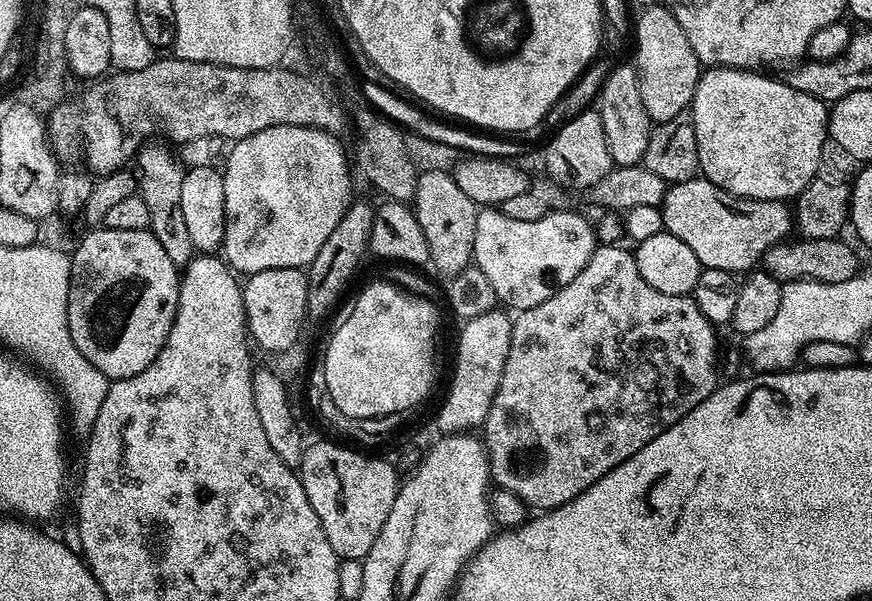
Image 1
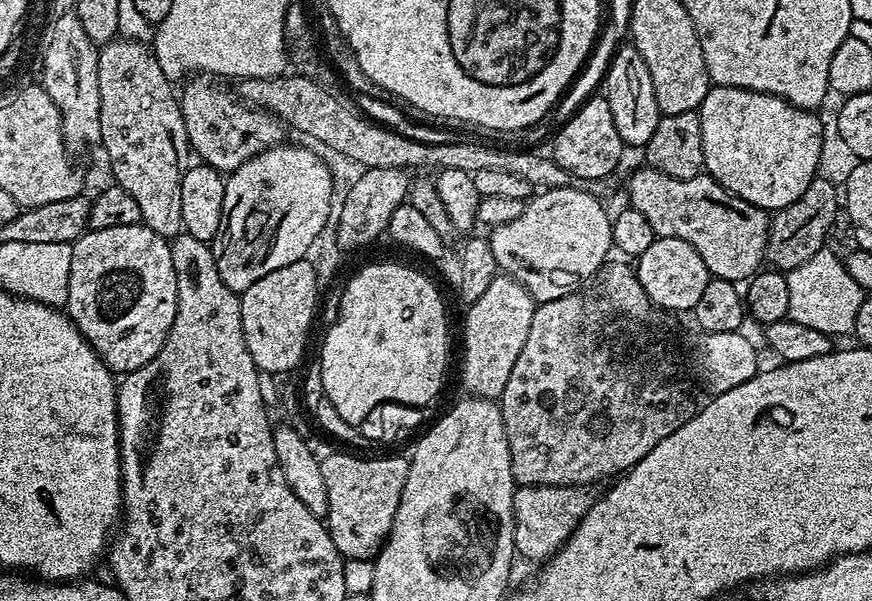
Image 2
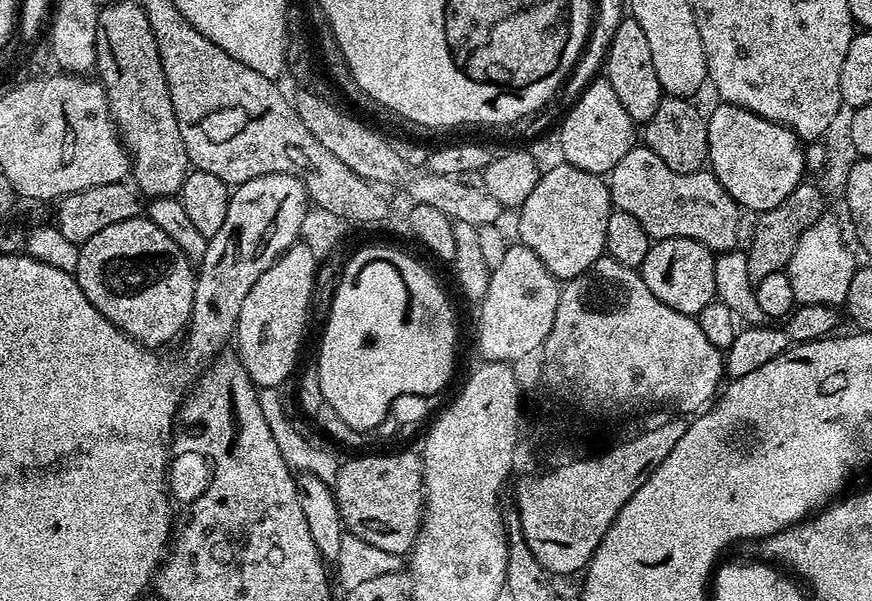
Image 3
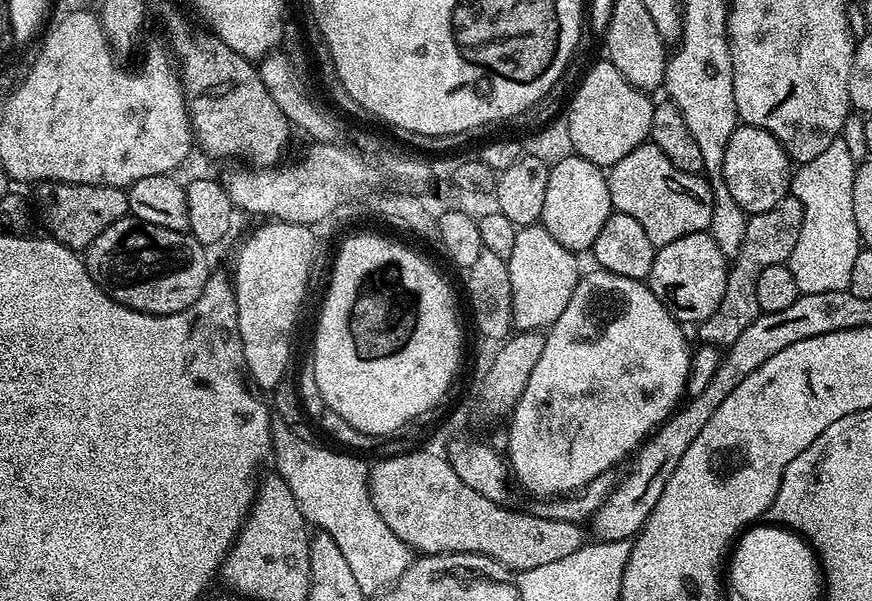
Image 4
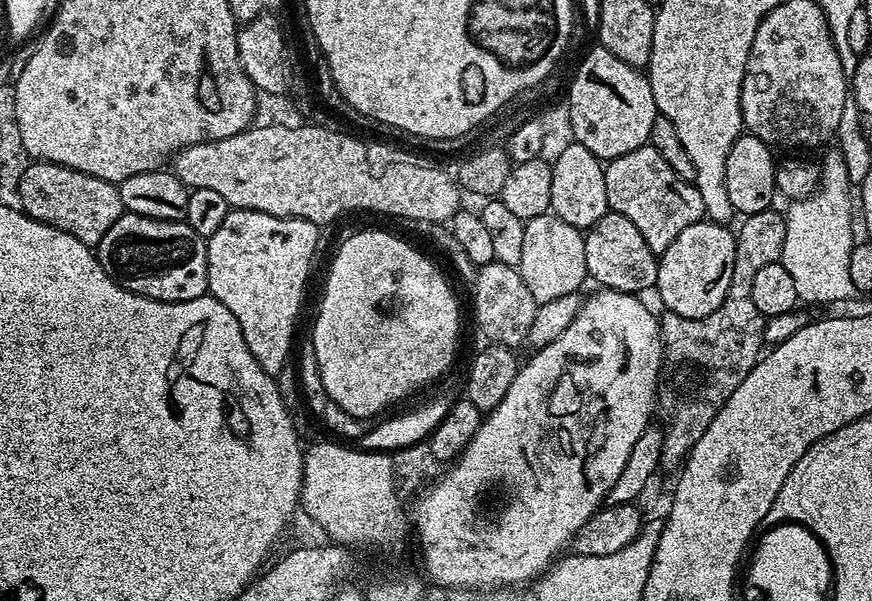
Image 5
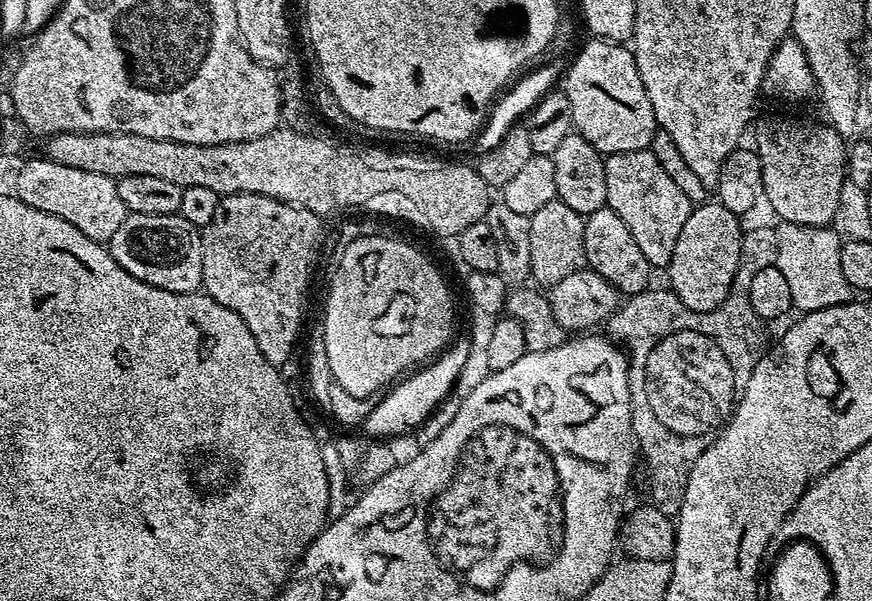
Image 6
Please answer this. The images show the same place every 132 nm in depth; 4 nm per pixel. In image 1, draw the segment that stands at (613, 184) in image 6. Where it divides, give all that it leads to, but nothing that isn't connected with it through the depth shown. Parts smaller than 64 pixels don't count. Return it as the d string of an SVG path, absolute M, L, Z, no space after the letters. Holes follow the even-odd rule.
M703 178L673 184L662 205L664 231L682 238L704 268L744 274L755 269L775 244L789 239L794 212L783 200L748 200Z

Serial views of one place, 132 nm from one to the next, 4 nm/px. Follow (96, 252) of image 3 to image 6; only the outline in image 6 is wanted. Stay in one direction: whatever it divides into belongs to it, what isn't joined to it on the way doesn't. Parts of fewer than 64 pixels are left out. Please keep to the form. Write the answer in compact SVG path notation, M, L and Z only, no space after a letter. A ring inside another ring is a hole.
M131 213L122 226L114 233L114 238L107 241L106 247L112 253L114 262L134 274L150 286L158 286L171 292L201 291L202 278L202 236L197 228L190 226L179 214L163 216L162 214Z

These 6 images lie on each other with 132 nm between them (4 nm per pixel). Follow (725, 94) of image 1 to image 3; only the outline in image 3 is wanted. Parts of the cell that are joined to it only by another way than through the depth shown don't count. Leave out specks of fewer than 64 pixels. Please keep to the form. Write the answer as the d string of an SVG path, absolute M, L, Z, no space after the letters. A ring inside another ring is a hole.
M717 103L708 122L708 164L716 180L741 209L759 214L774 210L805 179L806 148L785 124L775 124L745 108Z

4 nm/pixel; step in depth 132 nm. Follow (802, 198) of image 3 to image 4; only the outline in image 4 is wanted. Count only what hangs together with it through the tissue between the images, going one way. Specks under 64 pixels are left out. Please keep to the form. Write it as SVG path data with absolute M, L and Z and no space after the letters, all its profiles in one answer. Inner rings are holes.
M789 194L765 212L757 212L748 216L746 222L746 235L742 238L742 250L731 257L726 282L726 294L722 294L722 302L718 302L718 310L710 314L710 318L701 320L698 325L700 340L705 344L727 346L760 317L761 311L758 306L758 277L766 266L775 264L787 264L790 254L794 250L794 242L798 242L798 234L802 230L804 221L804 207L802 202Z

